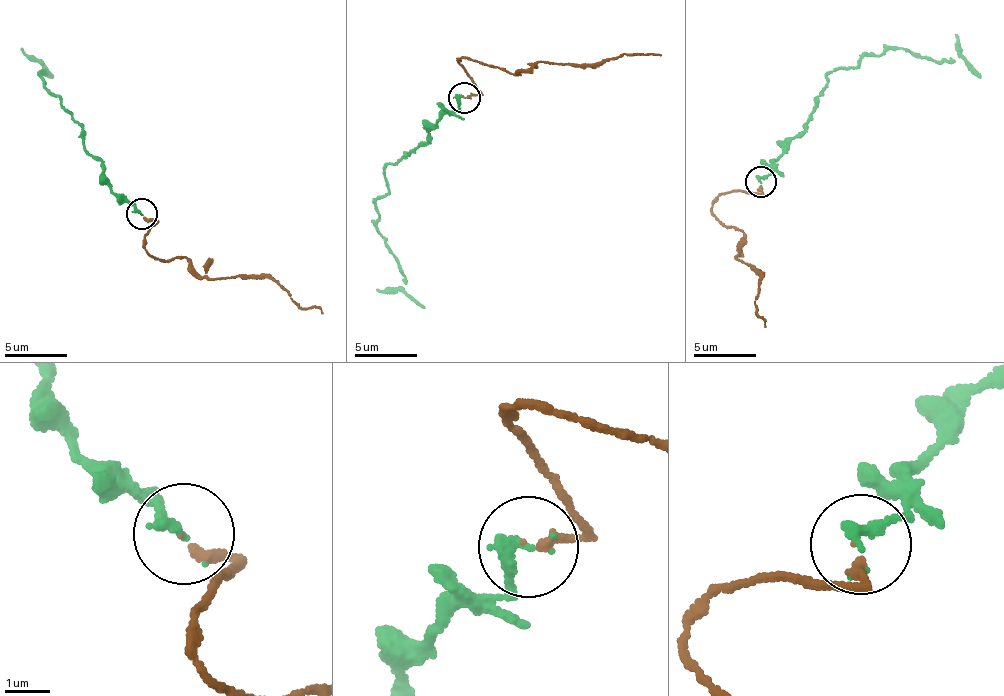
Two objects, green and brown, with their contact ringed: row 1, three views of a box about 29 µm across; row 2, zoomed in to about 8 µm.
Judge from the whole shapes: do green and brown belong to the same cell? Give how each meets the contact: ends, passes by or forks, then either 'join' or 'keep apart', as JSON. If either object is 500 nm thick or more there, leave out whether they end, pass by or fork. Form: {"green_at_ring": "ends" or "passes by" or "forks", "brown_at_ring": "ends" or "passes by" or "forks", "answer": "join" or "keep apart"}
{"green_at_ring": "ends", "brown_at_ring": "ends", "answer": "join"}

